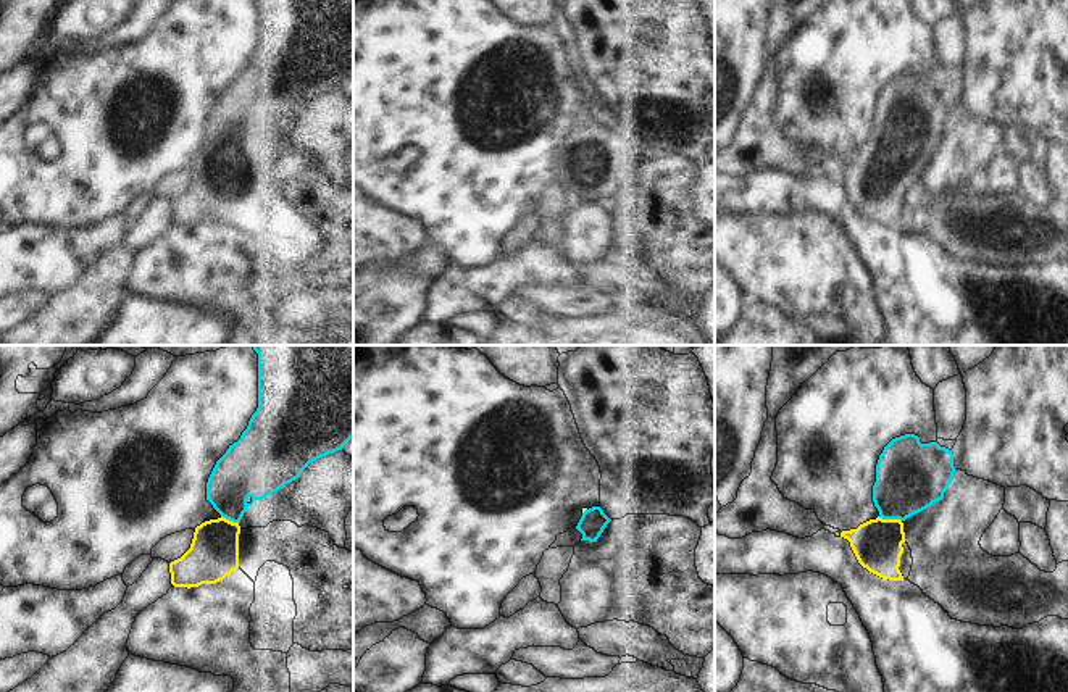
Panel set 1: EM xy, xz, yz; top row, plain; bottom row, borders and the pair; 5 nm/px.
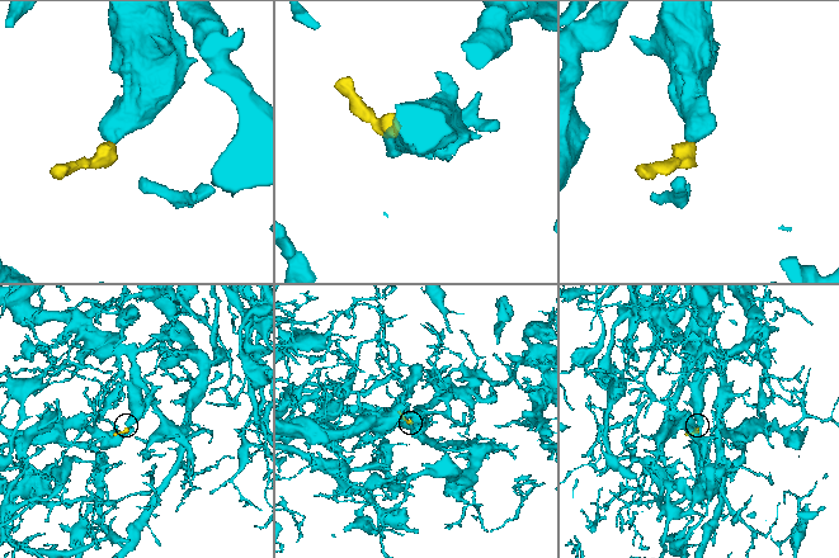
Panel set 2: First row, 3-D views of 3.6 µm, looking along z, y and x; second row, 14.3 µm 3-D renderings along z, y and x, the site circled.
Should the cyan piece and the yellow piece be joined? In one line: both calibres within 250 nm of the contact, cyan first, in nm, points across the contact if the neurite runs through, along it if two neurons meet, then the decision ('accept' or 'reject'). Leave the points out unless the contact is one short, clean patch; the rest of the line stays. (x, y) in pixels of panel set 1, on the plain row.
360 nm thick on the cyan side, 240 nm on the other; runs through yz (910, 115), (897, 133), (889, 157), (888, 168), (876, 183); accept

